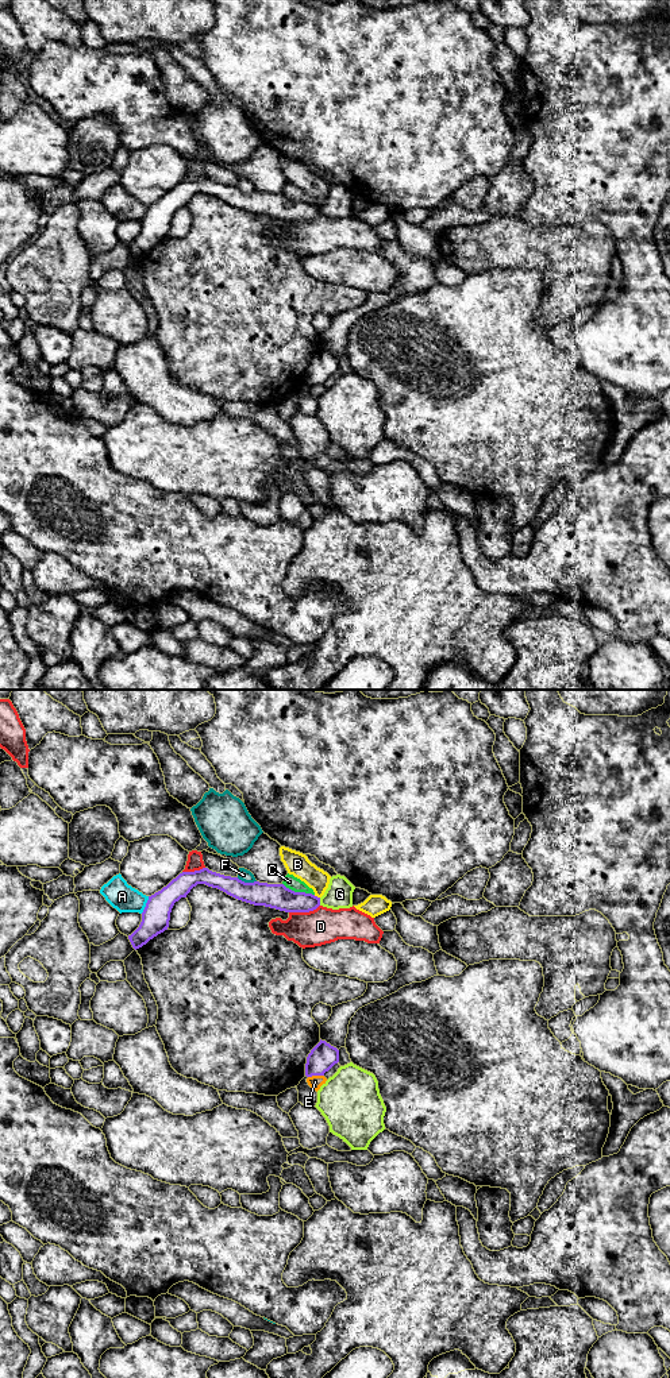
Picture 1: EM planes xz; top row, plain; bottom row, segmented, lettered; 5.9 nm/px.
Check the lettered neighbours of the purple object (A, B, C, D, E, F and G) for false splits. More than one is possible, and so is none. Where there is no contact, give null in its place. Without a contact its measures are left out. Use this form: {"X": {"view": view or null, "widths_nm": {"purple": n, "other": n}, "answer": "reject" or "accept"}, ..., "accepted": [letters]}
{"A": {"view": "xz", "widths_nm": {"purple": 170, "other": 160}, "answer": "reject"}, "B": {"view": "xz", "widths_nm": {"purple": 150, "other": 140}, "answer": "reject"}, "C": {"view": "xz", "widths_nm": {"purple": 150, "other": 80}, "answer": "reject"}, "D": {"view": "xz", "widths_nm": {"purple": 150, "other": 220}, "answer": "reject"}, "E": {"view": "xz", "widths_nm": {"purple": 160, "other": 80}, "answer": "reject"}, "F": {"view": "xz", "widths_nm": {"purple": 150, "other": 70}, "answer": "reject"}, "G": {"view": "xz", "widths_nm": {"purple": 150, "other": 160}, "answer": "reject"}, "accepted": []}

